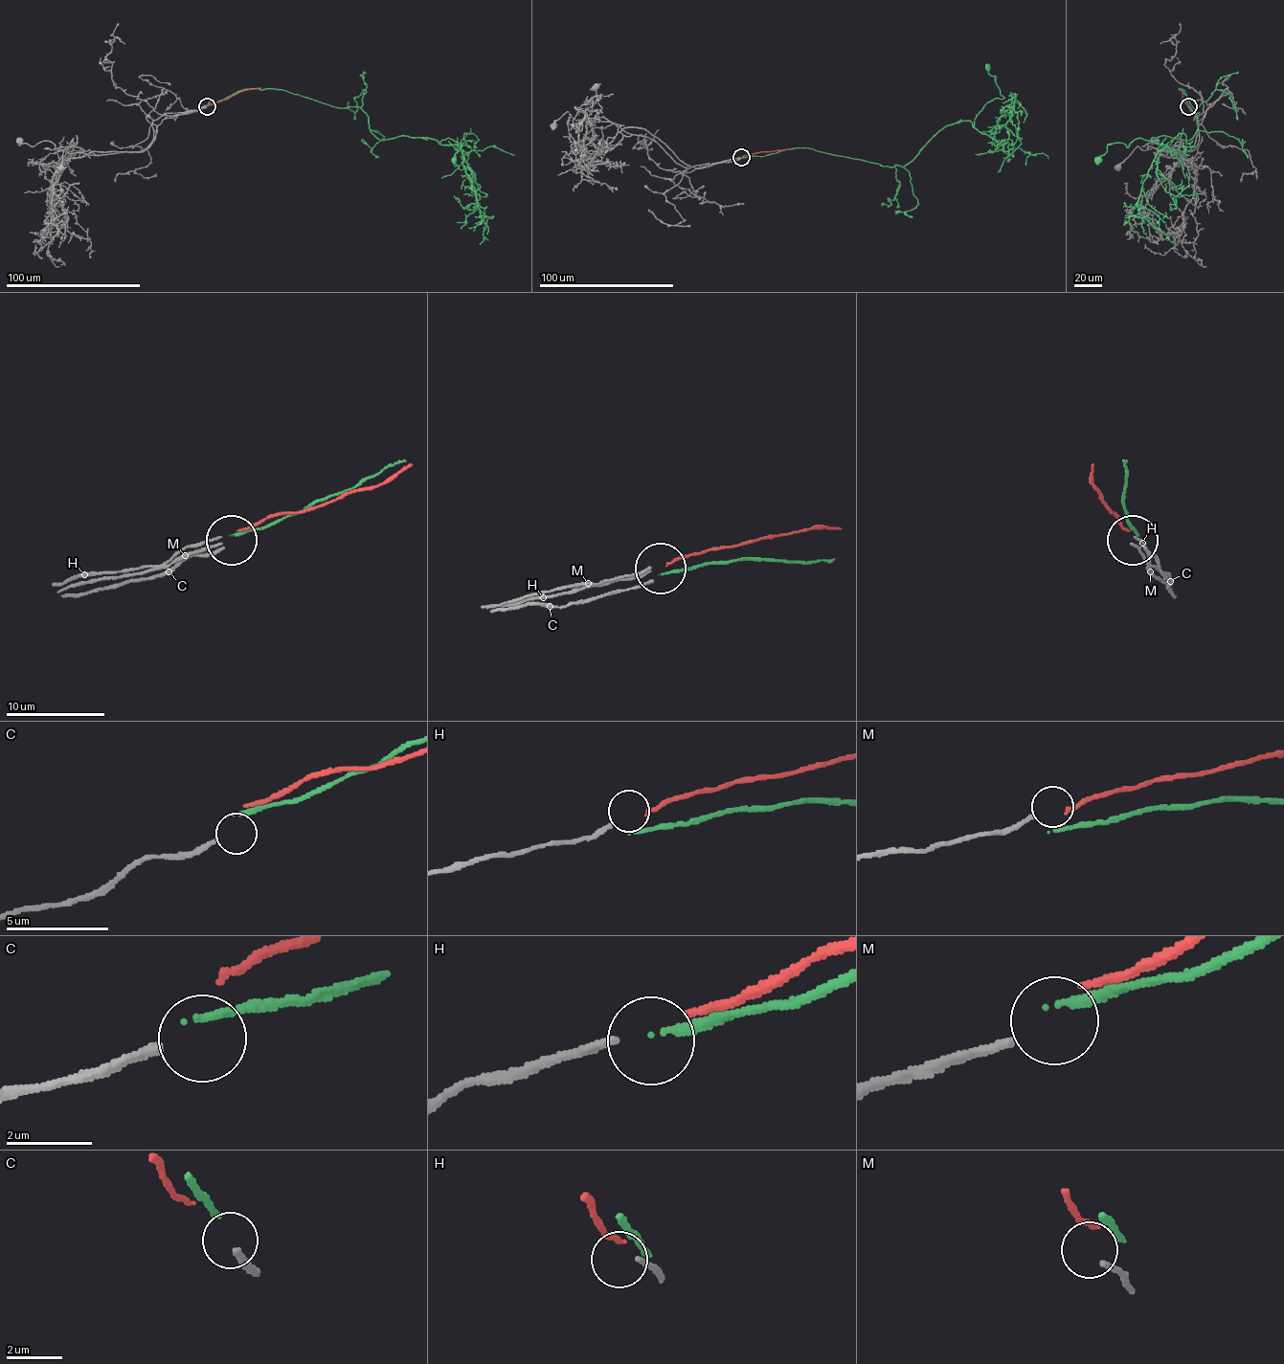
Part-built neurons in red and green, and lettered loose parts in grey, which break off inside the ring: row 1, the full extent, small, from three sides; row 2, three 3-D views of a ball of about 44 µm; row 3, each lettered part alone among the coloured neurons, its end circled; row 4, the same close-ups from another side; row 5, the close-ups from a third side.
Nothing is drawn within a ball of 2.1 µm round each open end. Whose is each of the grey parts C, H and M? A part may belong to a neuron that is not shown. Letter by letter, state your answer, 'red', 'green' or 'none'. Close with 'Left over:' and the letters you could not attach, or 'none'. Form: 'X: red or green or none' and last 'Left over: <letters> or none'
C: none
H: red
M: none
Left over: C, M

